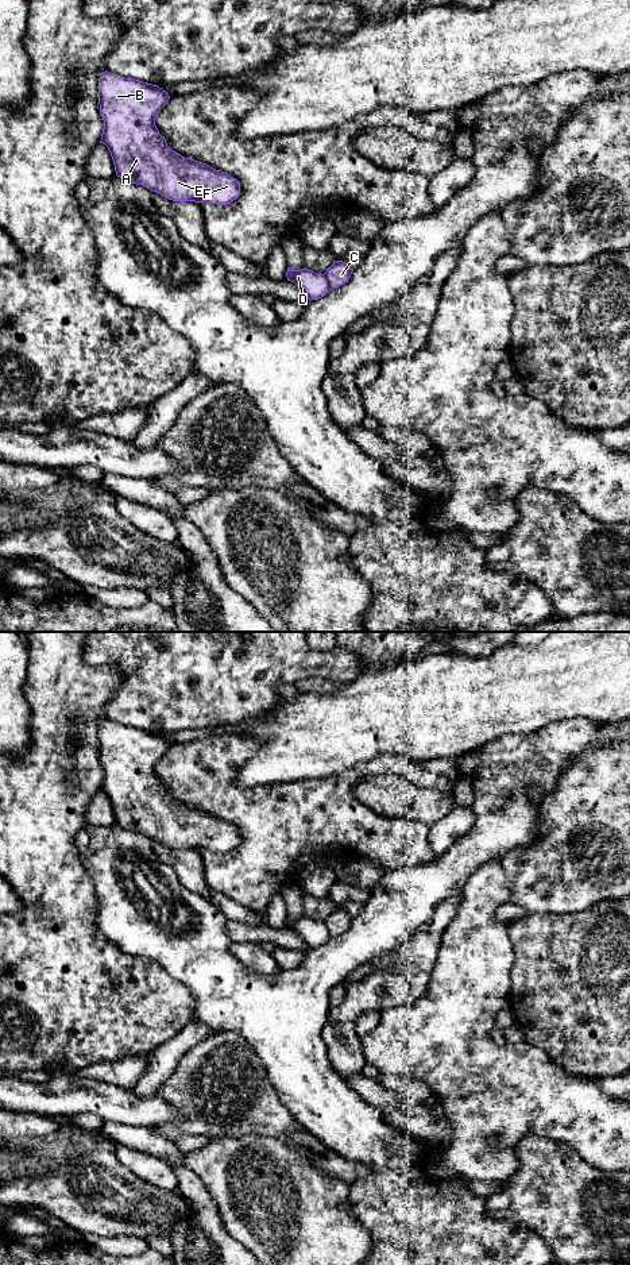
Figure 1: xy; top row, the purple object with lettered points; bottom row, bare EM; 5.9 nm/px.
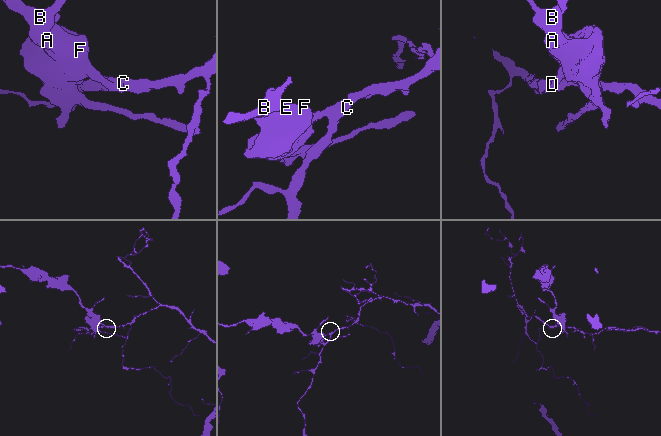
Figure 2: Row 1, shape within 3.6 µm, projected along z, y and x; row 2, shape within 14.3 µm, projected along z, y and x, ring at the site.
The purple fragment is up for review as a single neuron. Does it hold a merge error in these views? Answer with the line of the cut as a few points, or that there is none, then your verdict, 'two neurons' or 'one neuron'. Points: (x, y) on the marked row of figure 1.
cut xy (323, 274), (332, 288); two neurons

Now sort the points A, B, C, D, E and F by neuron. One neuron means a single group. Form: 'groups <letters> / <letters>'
groups A B D E F / C

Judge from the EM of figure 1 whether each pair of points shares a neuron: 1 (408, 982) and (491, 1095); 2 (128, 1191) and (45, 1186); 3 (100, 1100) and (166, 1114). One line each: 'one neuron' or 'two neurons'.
1: two neurons
2: one neuron
3: one neuron

